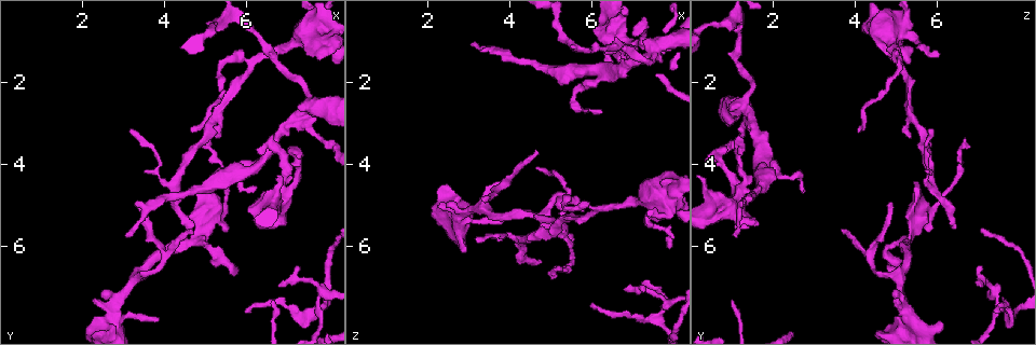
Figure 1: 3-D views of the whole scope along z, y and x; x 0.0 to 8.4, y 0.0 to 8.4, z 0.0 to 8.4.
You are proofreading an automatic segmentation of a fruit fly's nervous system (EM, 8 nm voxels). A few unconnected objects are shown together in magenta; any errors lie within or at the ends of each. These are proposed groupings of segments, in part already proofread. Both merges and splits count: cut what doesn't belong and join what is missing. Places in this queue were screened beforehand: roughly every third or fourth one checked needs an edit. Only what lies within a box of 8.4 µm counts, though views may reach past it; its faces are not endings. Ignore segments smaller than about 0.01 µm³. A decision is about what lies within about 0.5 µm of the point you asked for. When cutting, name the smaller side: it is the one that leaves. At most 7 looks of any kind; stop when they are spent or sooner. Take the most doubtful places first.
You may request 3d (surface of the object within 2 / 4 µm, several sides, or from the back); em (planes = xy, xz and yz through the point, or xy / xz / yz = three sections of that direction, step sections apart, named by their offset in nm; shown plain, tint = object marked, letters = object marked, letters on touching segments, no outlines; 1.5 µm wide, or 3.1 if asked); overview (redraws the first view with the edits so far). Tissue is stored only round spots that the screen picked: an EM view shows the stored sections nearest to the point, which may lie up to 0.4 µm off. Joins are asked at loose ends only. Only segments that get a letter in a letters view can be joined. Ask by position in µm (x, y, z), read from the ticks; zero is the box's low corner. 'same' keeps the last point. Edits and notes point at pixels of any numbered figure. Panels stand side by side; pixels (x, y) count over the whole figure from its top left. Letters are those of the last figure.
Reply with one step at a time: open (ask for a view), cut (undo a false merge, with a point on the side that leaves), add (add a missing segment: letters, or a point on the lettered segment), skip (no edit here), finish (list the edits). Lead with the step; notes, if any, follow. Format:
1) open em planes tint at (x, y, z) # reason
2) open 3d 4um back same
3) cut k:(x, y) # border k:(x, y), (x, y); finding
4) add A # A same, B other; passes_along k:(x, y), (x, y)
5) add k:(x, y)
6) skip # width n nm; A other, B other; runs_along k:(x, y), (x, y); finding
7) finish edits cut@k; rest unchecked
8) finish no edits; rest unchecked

open em yz step 4 letters at (5.80, 6.65, 5.15) # branch stops here

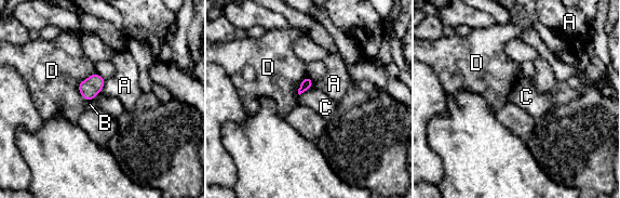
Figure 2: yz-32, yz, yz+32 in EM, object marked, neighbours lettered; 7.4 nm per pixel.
open em planes letters same # cut it another way

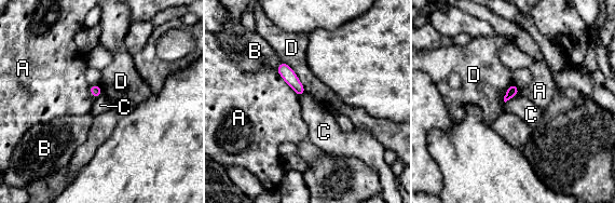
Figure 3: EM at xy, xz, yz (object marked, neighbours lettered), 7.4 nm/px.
skip # longest_contact D 300 nm; A other, B other, C other, D other; border 3:(519, 90), (505, 103); no lettered segment goes on from it

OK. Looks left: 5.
open em planes tint at (4.65, 5.55, 6.50) # tapers out

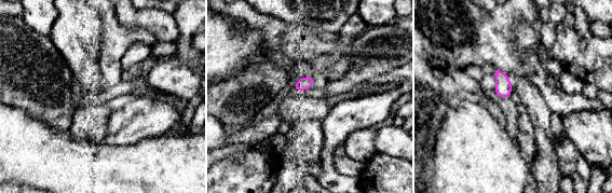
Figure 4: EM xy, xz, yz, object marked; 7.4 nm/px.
open em planes letters same # see the neighbours

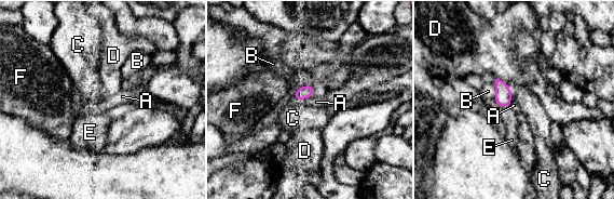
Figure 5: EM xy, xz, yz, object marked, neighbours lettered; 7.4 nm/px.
add E # A other, B other, C other, D other, E same, F other; the cell continues

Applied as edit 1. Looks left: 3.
open em planes tint at (5.95, 0.55, 1.20)

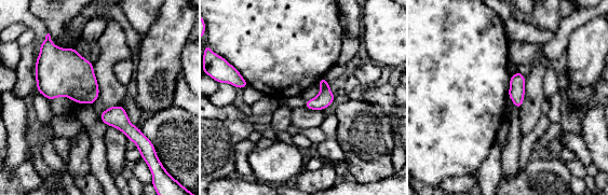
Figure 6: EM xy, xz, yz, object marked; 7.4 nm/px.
open em planes letters same

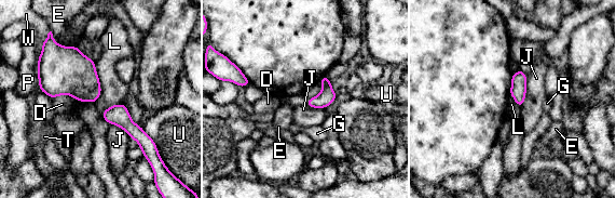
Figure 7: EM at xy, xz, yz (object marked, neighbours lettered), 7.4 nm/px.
skip # width 110 nm; longest_contact L 300 nm; D other, E other, G other, J other, L other, P other, T other, U other, W other; continuous, no second cell

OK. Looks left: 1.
finish edits add@5; rest unchecked

